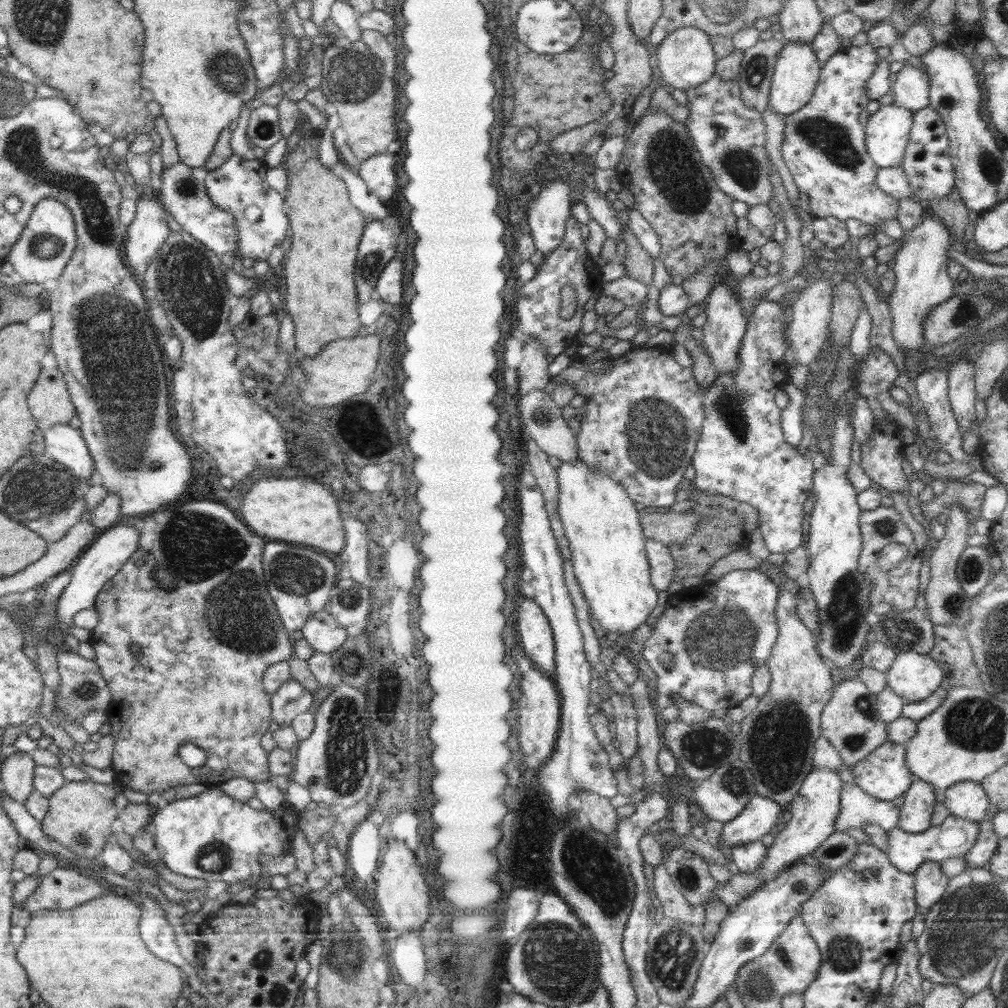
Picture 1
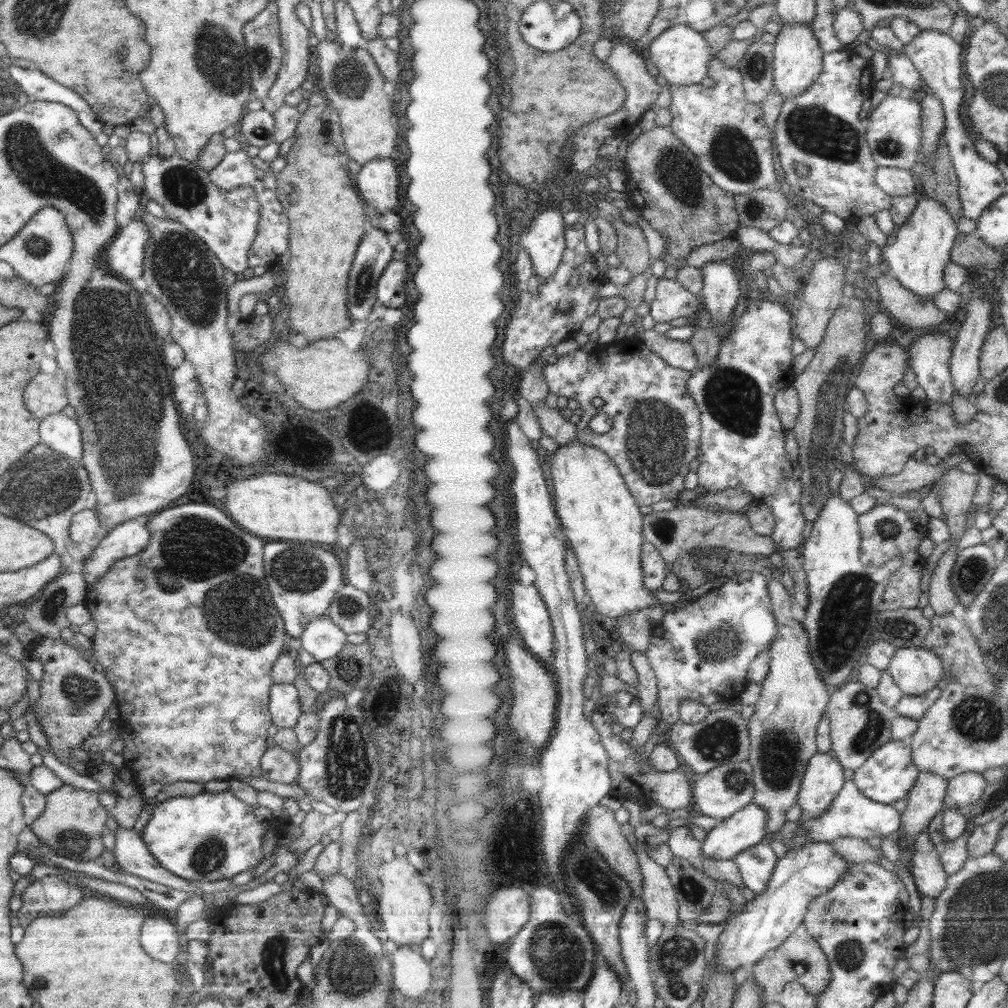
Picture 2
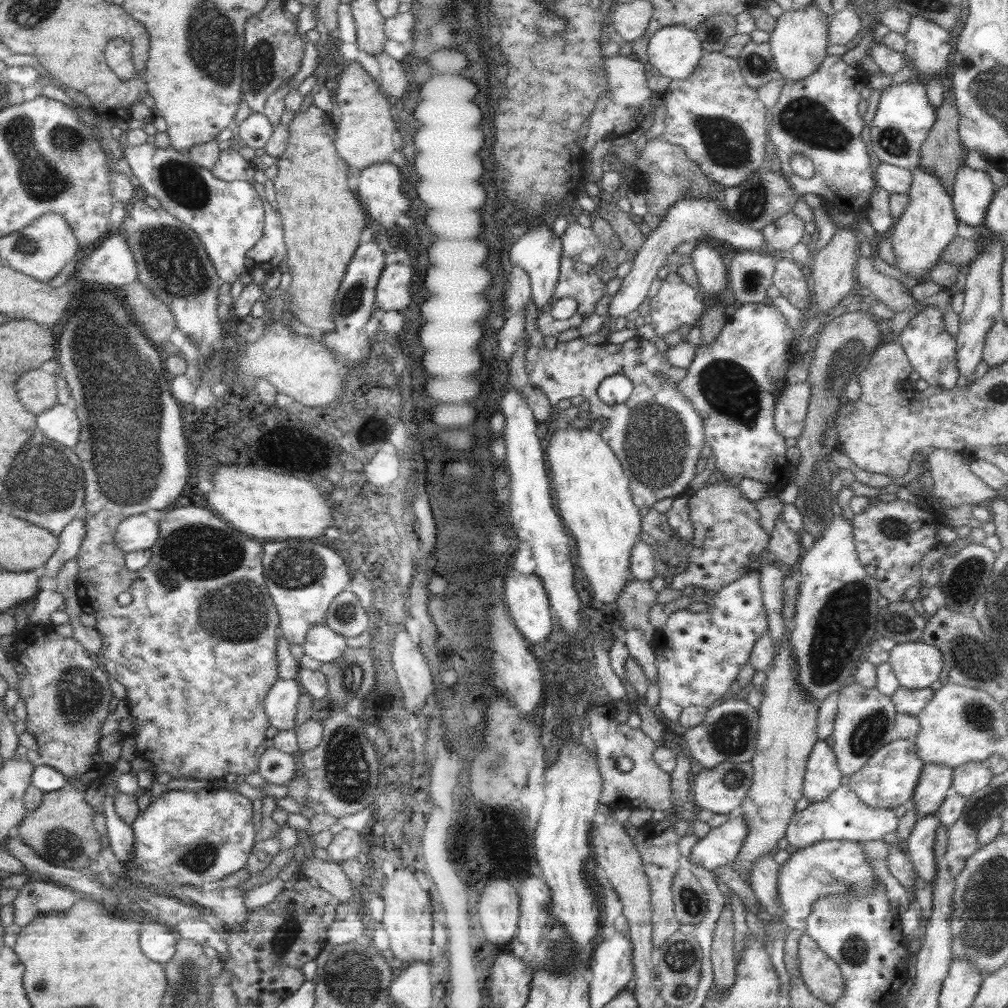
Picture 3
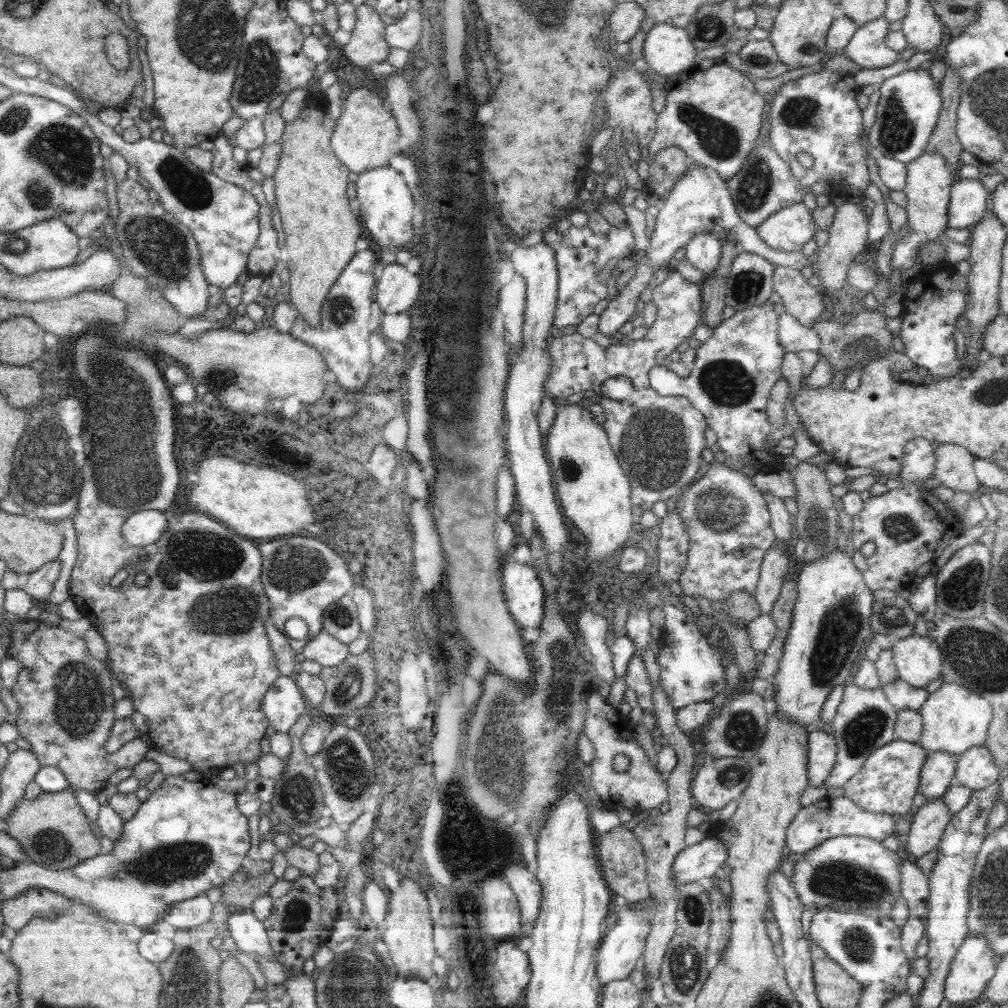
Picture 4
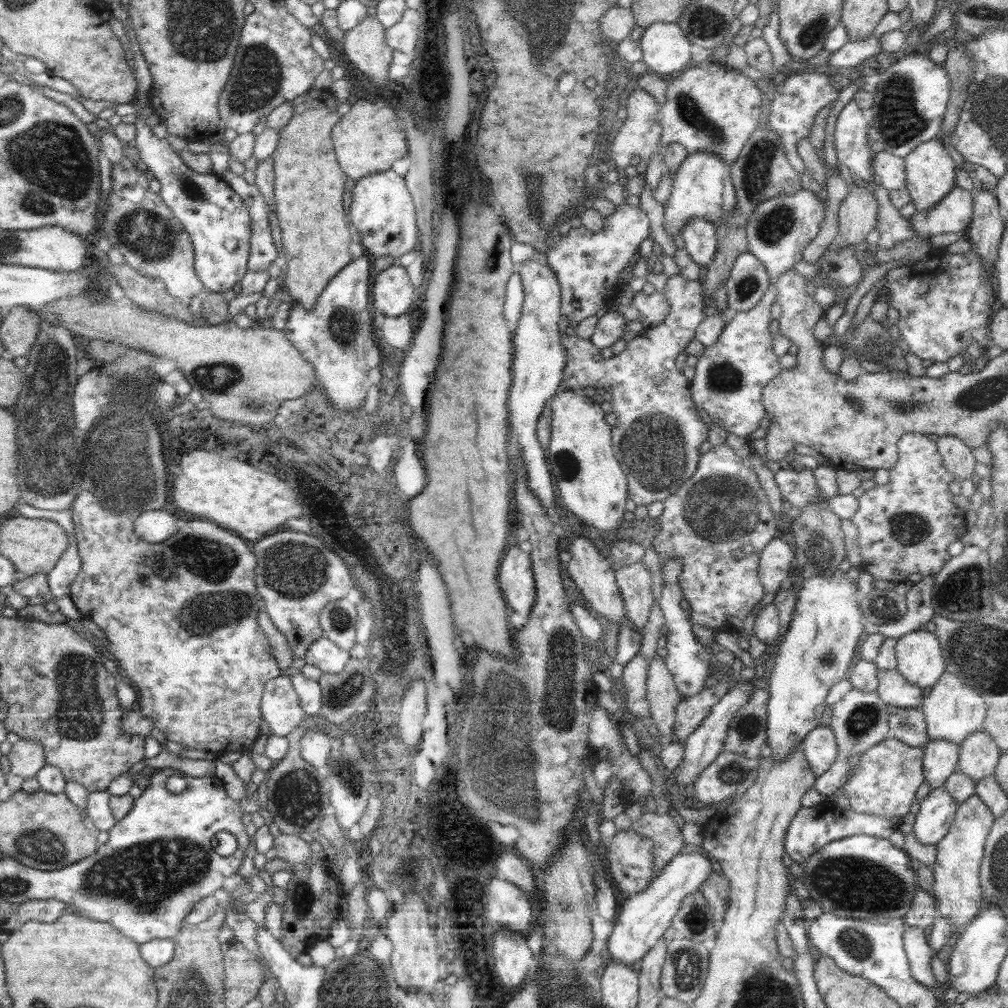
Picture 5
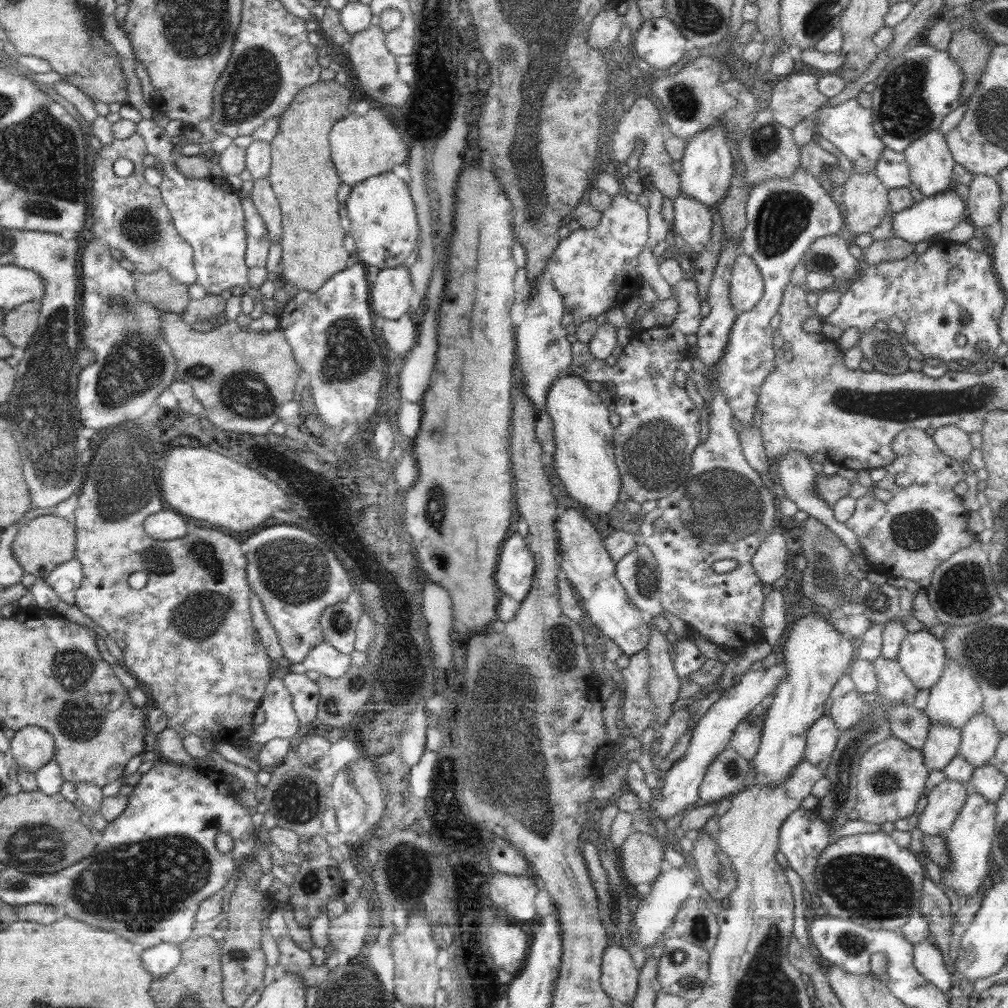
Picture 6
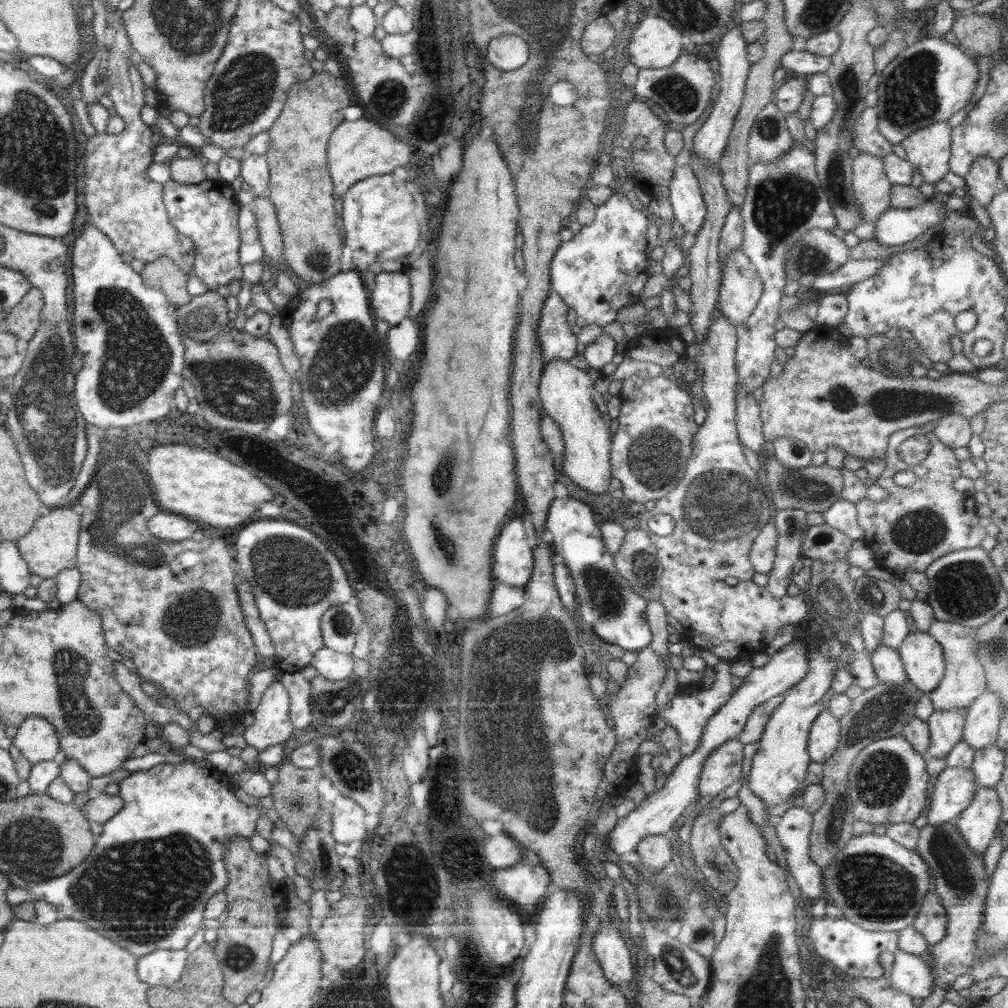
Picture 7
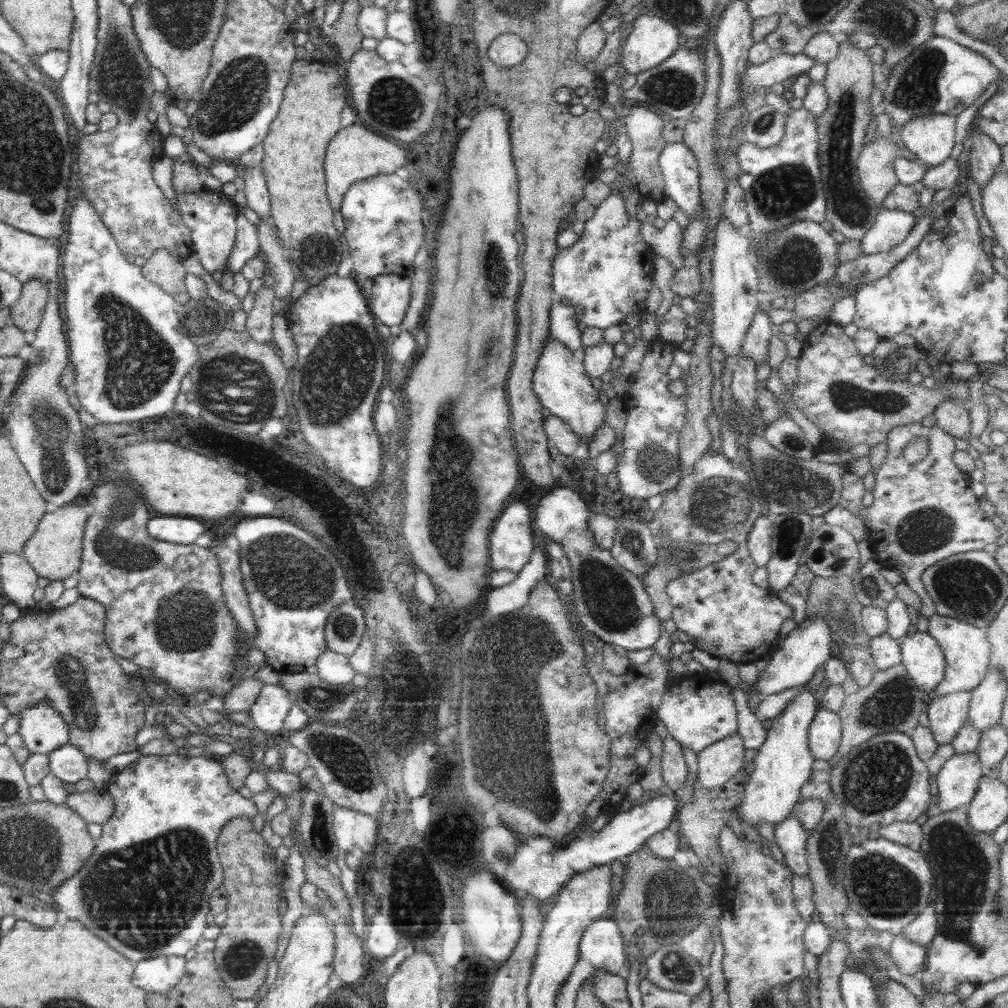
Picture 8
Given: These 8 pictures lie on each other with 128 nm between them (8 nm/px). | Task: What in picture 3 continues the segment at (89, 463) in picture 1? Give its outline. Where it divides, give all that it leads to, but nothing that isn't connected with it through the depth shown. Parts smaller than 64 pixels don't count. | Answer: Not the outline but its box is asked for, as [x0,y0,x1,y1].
[36,404,81,450]

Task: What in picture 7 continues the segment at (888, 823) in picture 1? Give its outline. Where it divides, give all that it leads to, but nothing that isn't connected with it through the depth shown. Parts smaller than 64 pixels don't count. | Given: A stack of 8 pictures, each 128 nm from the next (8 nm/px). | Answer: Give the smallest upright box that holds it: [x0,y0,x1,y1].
[775,805,825,900]

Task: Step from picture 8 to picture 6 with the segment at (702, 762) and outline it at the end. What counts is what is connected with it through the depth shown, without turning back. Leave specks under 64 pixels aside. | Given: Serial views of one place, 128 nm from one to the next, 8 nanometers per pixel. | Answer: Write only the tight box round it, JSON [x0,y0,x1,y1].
[699,748,753,805]

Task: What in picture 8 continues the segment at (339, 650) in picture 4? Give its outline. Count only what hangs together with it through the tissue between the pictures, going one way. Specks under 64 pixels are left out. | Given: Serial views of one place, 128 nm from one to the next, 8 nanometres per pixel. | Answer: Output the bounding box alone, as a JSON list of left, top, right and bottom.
[317,650,356,685]

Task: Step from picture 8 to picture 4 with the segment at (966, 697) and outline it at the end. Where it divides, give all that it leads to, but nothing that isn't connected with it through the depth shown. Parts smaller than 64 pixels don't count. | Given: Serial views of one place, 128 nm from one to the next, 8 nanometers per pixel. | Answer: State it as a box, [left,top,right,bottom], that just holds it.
[918,752,957,802]

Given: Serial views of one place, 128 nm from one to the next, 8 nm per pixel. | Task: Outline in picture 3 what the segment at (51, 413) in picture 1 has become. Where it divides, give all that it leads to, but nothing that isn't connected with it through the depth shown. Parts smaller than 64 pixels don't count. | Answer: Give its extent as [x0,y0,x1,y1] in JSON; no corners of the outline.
[16,369,59,415]

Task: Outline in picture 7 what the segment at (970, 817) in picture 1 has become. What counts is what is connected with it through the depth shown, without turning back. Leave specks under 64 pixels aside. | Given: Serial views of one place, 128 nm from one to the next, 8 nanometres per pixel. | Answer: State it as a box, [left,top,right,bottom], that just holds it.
[962,692,1002,752]

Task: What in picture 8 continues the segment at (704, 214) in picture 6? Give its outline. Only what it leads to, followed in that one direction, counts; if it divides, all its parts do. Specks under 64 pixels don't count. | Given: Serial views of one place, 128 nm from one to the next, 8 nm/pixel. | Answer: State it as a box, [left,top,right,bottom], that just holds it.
[658,142,701,218]

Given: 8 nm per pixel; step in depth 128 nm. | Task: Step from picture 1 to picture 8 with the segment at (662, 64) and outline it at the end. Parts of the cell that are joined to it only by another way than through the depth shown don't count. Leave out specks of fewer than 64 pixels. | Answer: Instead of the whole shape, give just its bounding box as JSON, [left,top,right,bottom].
[620,14,683,73]

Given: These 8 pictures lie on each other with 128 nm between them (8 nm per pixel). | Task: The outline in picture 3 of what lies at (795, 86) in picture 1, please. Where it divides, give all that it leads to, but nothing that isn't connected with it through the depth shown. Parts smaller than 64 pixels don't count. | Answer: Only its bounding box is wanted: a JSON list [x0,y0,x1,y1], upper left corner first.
[769,2,828,80]

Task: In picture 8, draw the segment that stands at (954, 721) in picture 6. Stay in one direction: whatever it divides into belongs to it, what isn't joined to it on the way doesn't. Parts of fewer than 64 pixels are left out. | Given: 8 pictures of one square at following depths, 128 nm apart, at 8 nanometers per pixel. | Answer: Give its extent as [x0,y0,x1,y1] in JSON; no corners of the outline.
[927,613,991,696]

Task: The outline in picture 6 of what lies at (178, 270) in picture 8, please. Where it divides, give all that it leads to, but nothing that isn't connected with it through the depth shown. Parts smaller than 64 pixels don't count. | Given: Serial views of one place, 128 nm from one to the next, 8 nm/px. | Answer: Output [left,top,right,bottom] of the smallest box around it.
[130,268,191,315]

